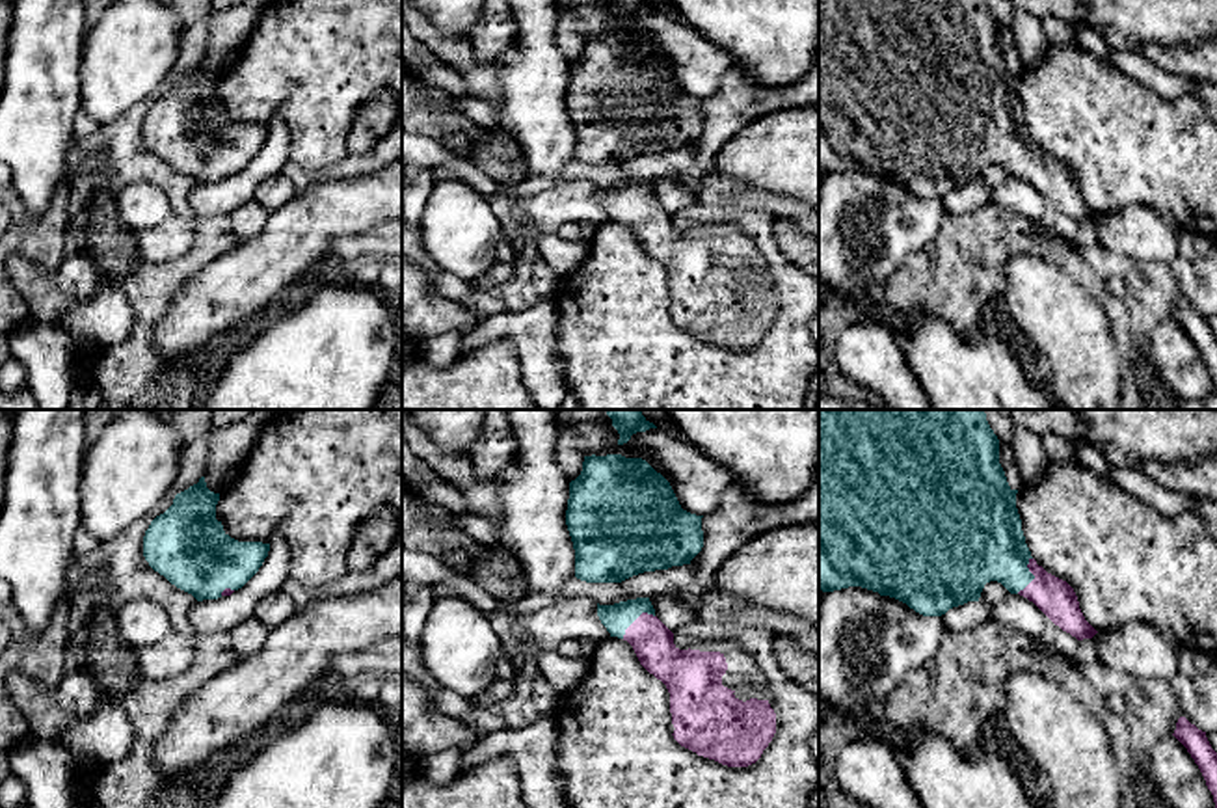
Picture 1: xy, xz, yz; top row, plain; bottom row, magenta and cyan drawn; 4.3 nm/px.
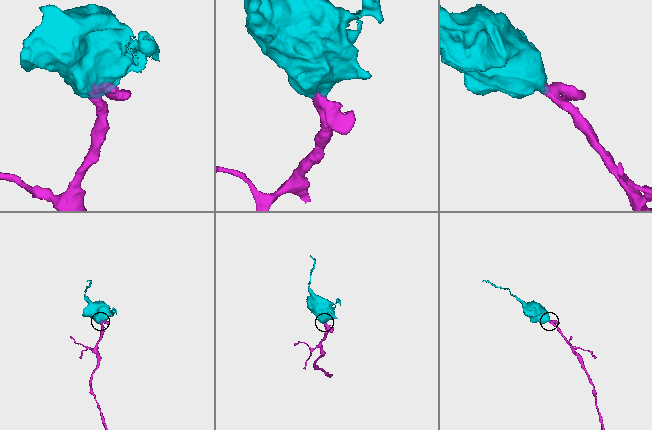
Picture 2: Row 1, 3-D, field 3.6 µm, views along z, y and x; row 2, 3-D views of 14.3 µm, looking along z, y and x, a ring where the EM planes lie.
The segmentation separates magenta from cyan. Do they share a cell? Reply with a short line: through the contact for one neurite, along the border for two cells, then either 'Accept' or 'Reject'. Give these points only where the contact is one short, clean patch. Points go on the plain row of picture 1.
Line: yz (1056, 181), (1033, 157), (1020, 157), (985, 125). Accept

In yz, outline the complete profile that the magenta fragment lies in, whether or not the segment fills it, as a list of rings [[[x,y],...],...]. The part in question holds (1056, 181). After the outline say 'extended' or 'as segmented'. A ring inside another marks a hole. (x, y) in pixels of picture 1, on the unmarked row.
[[[819,0],[819,171],[834,175],[862,169],[880,179],[895,181],[923,199],[942,199],[968,184],[979,184],[986,166],[997,164],[1010,177],[1033,184],[1055,209],[1077,223],[1092,222],[1098,214],[1085,203],[1074,171],[1048,156],[1031,140],[1016,91],[1016,76],[999,47],[999,22],[986,0]]]; extended

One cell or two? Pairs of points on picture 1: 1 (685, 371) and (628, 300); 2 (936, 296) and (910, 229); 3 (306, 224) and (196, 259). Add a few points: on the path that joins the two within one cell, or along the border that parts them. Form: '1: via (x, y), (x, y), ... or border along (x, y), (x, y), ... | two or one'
1: via (667, 354), (631, 319) | one
2: border along (944, 215), (938, 233), (916, 250), (888, 282) | two
3: border along (239, 242), (196, 272) | two

